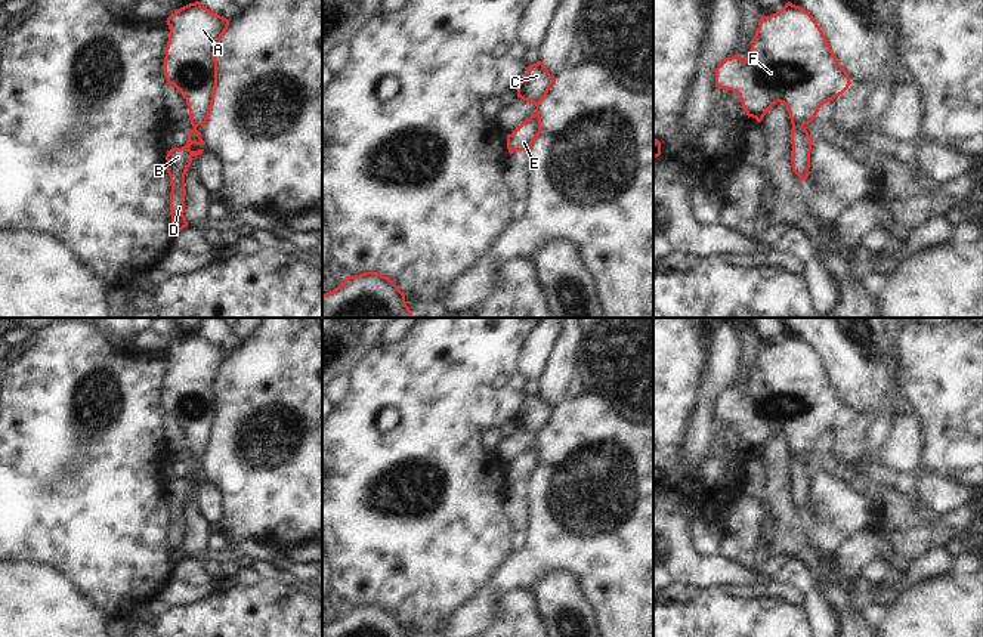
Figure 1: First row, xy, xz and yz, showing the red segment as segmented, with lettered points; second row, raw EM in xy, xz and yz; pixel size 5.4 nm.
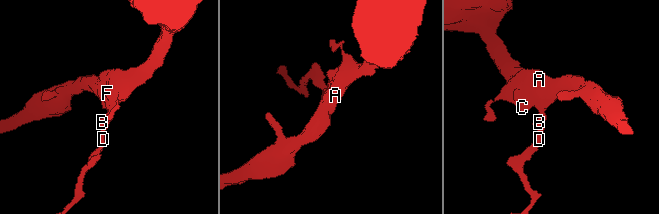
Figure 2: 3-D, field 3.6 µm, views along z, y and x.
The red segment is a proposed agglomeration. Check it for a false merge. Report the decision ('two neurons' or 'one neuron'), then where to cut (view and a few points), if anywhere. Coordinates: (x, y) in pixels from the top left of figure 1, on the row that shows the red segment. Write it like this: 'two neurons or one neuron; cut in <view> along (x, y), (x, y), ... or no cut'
one neuron; no cut

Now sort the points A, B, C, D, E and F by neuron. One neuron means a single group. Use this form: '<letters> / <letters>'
A B C D E F

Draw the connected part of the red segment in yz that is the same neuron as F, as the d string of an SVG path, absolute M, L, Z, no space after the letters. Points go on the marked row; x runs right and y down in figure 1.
M788 1L780 10L770 16L760 16L758 28L755 31L748 58L742 61L736 53L732 58L726 58L715 68L715 87L736 92L739 101L749 117L755 118L758 123L763 120L766 112L776 105L778 102L783 103L788 108L791 118L791 163L792 171L798 179L804 180L810 168L810 152L813 137L806 130L806 124L812 123L819 108L843 95L851 84L847 71L838 64L823 31L814 21L814 18L801 9L800 6Z

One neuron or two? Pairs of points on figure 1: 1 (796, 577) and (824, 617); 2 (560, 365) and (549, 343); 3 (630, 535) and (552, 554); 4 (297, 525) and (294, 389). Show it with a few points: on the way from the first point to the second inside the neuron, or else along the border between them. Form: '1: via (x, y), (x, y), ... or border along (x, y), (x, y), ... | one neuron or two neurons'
1: via (806, 586), (813, 593), (816, 606) | one neuron
2: border along (562, 333), (547, 370), (538, 379) | two neurons
3: via (611, 540), (571, 541) | one neuron
4: via (269, 486), (234, 445), (240, 423), (256, 408) | one neuron

